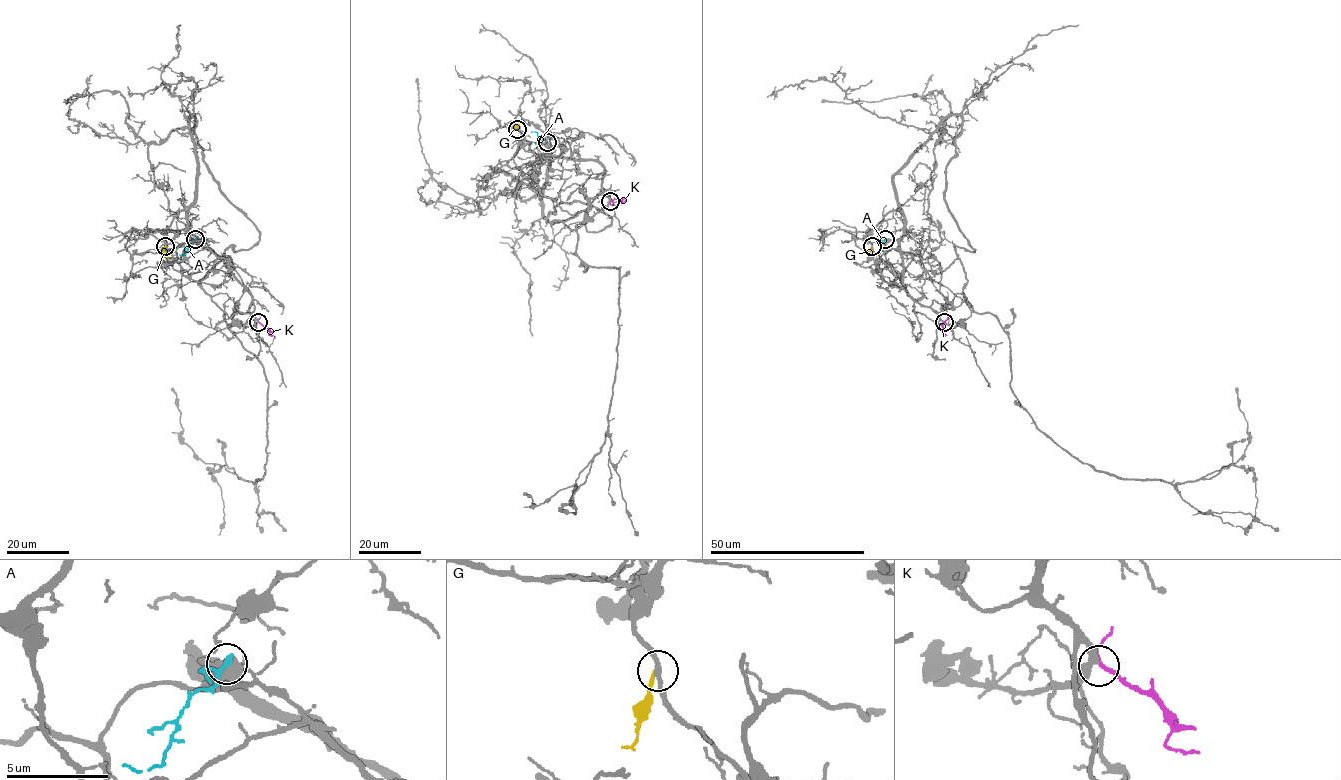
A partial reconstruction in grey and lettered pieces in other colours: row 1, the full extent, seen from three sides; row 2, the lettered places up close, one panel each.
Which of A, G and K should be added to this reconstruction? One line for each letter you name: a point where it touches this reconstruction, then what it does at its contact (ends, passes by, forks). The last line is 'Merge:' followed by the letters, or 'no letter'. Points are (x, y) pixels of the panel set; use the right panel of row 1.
K: meets grey at (944, 322); it passes by
Merge: K

